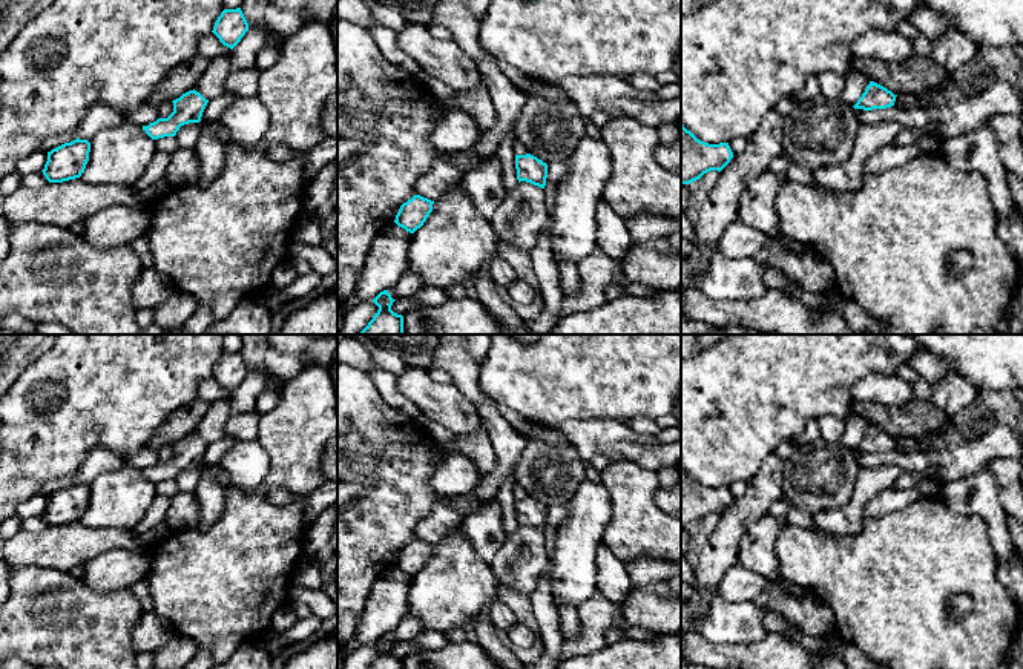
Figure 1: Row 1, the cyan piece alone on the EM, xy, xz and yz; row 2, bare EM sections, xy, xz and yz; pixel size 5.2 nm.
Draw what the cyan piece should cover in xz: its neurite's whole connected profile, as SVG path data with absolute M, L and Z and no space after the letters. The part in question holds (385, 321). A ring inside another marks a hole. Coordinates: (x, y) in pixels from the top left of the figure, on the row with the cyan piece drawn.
M388 290L380 292L373 299L379 310L359 334L403 334L403 316L391 310L394 301Z

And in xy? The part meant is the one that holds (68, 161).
M74 140L48 152L43 175L49 183L63 183L80 178L89 161L90 143Z

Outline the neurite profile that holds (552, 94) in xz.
M495 58L498 68L502 69L502 72L520 89L523 89L526 94L534 95L534 97L540 97L544 100L549 100L552 103L572 103L569 100L569 97L558 91L557 87L548 87L548 86L538 86L534 84L528 75L525 75L523 72L520 72L515 66L502 61L498 58Z

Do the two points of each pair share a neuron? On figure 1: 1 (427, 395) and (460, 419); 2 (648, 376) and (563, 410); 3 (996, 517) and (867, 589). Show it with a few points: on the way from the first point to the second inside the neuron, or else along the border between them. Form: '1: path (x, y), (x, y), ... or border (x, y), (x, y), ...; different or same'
1: path (434, 399), (453, 411); same
2: path (626, 375), (598, 375), (585, 388); same
3: border (953, 508), (977, 514), (985, 522), (996, 557); different

